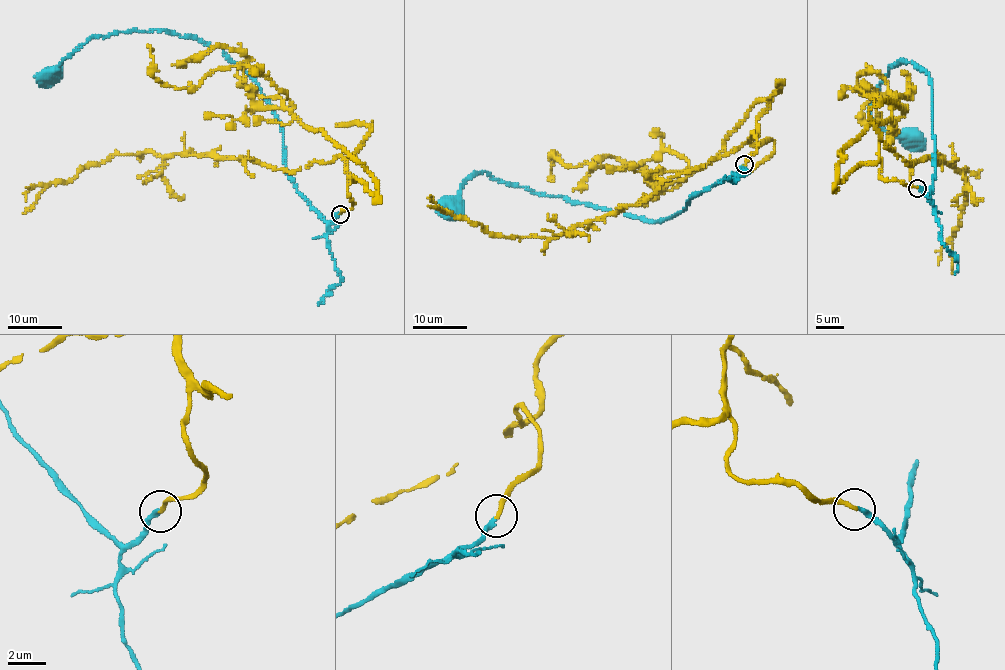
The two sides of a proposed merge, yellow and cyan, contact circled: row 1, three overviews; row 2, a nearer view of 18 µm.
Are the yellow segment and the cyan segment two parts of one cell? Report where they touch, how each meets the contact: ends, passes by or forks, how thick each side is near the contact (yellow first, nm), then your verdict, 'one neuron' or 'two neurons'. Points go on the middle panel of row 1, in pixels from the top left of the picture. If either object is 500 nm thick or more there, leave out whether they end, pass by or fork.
place (744, 164); yellow ends; cyan ends; calibres 220 and 240 nm; two neurons

